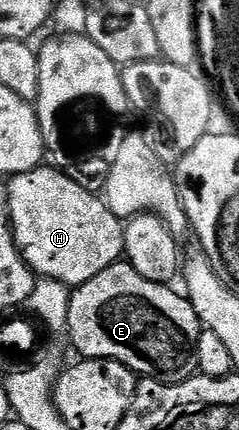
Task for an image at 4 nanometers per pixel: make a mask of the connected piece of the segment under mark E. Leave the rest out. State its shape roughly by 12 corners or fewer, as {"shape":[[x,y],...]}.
{"shape":[[120,260],[74,287],[84,359],[136,376],[199,374],[201,323],[170,285]]}

